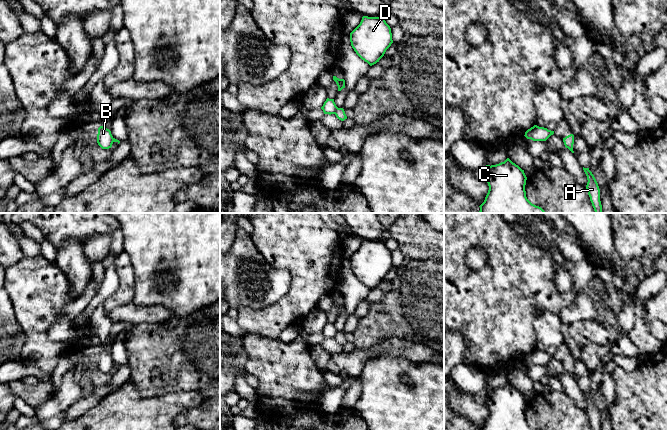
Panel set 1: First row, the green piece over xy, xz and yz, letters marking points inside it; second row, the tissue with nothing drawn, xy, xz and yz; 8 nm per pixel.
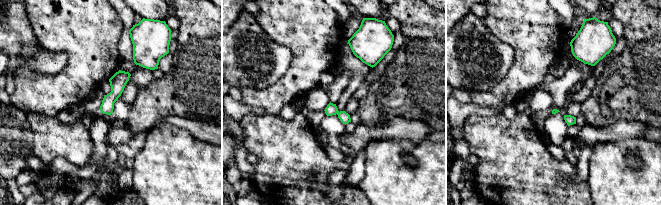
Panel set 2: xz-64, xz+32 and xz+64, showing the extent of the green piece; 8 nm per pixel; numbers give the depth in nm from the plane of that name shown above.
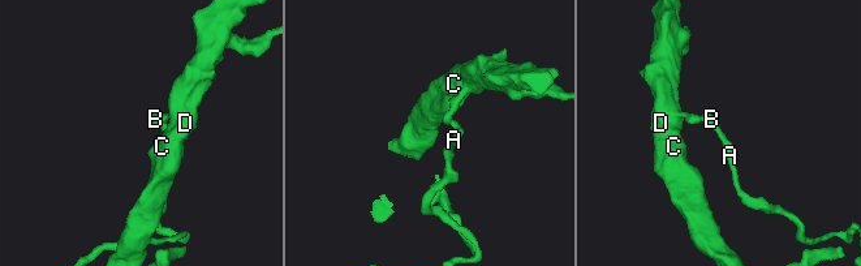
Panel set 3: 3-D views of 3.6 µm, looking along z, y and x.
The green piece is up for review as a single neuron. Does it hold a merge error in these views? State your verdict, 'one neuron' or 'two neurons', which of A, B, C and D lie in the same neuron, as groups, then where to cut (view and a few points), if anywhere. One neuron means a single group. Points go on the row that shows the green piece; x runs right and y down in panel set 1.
two neurons; A / B C D; cut in xz along (338, 108), (333, 113)

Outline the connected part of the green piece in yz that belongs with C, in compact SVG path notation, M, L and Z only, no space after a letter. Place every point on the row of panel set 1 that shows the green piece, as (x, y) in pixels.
M509 158L486 170L489 190L479 213L546 213L527 199L524 170Z

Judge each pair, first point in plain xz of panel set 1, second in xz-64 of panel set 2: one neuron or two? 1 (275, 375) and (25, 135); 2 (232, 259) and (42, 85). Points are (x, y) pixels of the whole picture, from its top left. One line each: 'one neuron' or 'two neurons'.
1: two neurons
2: two neurons

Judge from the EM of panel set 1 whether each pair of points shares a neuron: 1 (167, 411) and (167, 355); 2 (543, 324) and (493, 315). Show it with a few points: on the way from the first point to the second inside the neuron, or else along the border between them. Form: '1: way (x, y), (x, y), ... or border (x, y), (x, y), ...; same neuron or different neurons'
1: border (190, 389), (162, 392), (144, 398); different neurons
2: border (555, 313), (543, 312), (534, 320), (534, 346); different neurons

